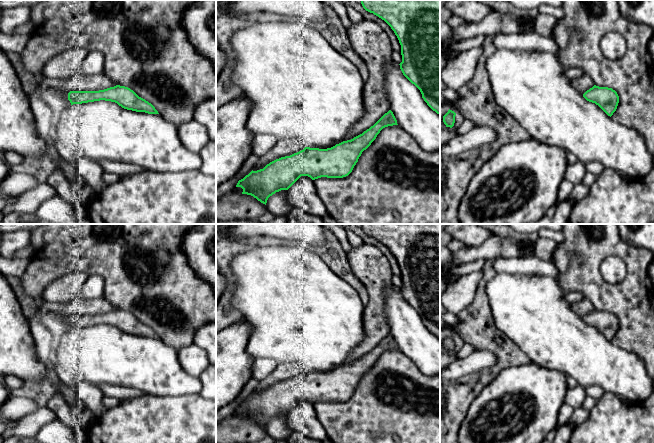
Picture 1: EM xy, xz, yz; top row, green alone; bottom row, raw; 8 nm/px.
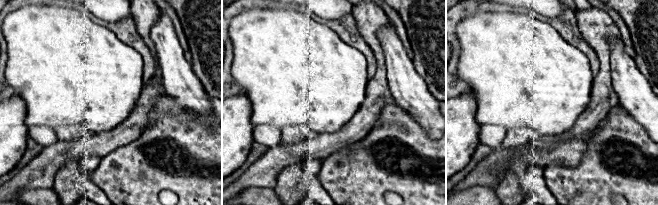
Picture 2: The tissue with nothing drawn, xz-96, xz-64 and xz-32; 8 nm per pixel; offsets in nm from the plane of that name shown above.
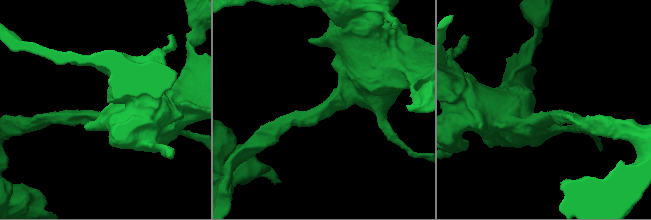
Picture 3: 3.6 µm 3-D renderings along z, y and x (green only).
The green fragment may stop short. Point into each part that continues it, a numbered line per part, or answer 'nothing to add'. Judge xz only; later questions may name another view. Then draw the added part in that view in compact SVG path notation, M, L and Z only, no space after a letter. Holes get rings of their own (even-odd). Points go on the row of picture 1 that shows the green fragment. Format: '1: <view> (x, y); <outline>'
nothing to add

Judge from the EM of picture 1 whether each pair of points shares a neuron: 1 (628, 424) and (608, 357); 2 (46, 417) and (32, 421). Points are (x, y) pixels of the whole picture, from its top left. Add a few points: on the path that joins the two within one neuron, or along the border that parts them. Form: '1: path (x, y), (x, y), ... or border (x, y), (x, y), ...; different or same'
1: border (605, 391), (617, 396); different
2: path (43, 417), (35, 421); same

